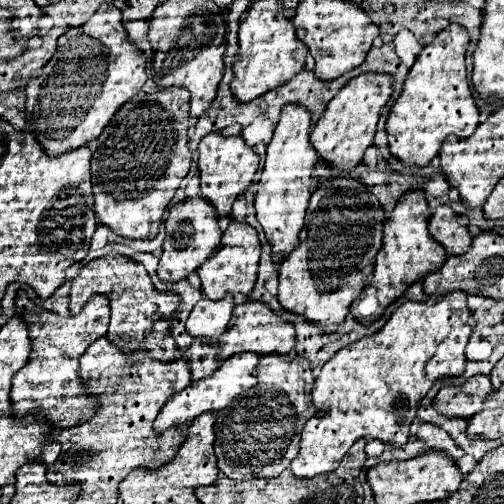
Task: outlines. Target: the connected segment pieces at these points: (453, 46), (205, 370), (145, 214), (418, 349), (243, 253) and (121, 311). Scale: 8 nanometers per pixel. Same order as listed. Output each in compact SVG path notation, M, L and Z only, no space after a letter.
M450 24L442 32L434 36L434 40L420 52L414 66L408 72L408 78L404 82L404 92L396 100L396 104L390 110L388 122L386 122L386 134L388 134L388 148L396 160L400 160L406 166L426 166L430 160L438 154L442 142L446 136L454 134L458 138L468 138L478 126L478 108L472 98L472 90L468 86L466 76L466 54L470 46L470 36L466 28L458 24Z
M194 340L192 346L182 352L182 358L190 362L192 380L202 380L206 376L212 376L214 370L220 368L220 362L216 360L216 346L204 344L204 340Z
M162 198L162 202L150 202L150 200L132 200L132 202L116 202L112 200L106 208L96 208L96 220L110 230L114 230L118 236L124 238L136 238L136 240L150 240L156 238L158 226L162 222L164 206L170 202L170 198Z
M452 292L452 296L436 300L434 306L404 302L380 332L342 348L320 368L312 388L318 416L302 428L300 452L290 462L296 478L334 472L348 448L360 438L376 438L394 446L408 442L416 404L436 380L464 372L464 348L472 334L466 298L464 292Z
M230 220L228 230L222 236L222 246L214 256L210 256L200 268L198 276L202 280L202 292L210 300L222 300L224 294L244 294L248 296L256 282L258 272L258 258L260 258L260 240L254 228L250 228L246 222L240 224L236 220Z
M114 254L88 262L72 280L70 314L82 312L84 304L94 294L104 294L110 300L111 317L106 336L116 348L120 348L122 352L146 350L154 360L160 362L176 360L178 346L170 334L170 320L174 318L180 298L176 294L156 292L142 264Z

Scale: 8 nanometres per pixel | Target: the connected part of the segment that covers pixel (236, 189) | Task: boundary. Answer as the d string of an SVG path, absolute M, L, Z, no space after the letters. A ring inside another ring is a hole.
M214 132L204 136L204 140L198 146L198 170L200 170L200 196L216 208L218 216L230 216L234 200L240 198L254 180L254 174L258 170L258 154L246 146L242 136L224 138L222 134Z

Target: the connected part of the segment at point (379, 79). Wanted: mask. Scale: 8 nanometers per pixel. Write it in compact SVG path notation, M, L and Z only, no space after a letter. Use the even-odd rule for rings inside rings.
M372 72L350 80L330 100L328 108L324 110L324 116L316 122L310 134L310 142L320 156L320 162L340 170L356 168L362 162L366 148L372 146L380 112L390 100L390 94L392 94L392 76Z

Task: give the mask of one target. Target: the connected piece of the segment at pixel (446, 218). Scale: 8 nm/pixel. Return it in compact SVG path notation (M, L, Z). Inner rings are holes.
M438 206L428 222L430 236L442 244L448 252L448 256L460 256L466 254L472 240L466 226L458 224L458 216L450 210L450 206Z

